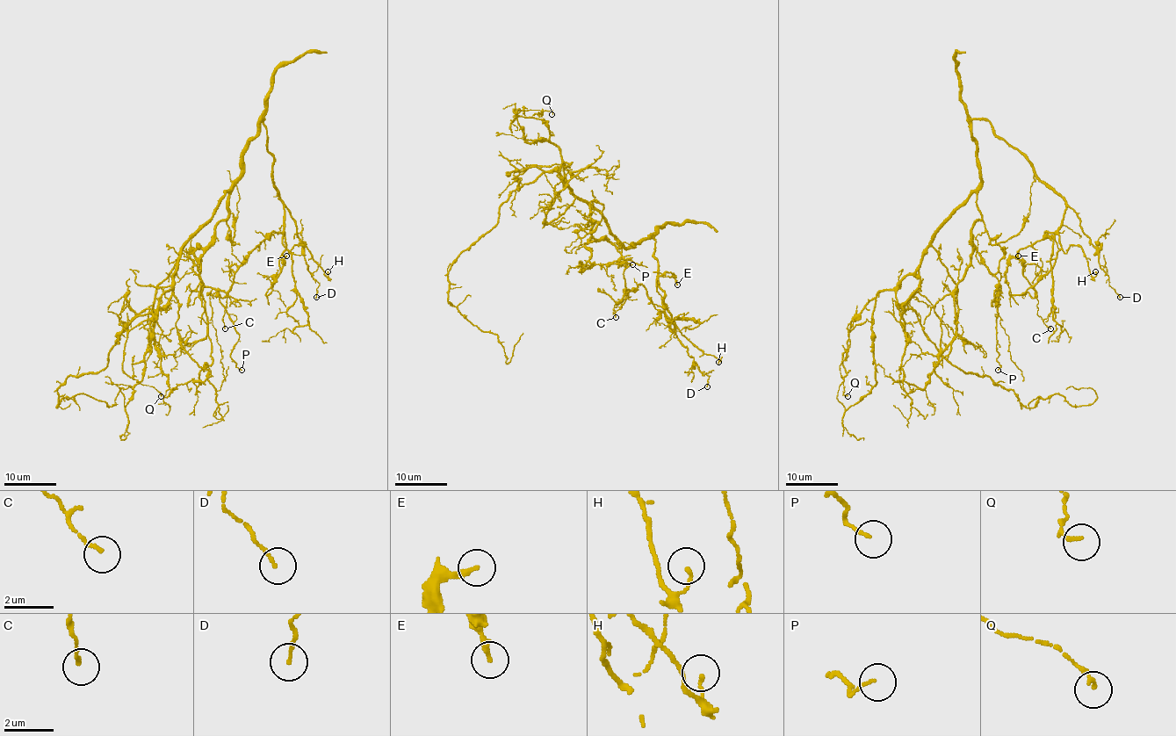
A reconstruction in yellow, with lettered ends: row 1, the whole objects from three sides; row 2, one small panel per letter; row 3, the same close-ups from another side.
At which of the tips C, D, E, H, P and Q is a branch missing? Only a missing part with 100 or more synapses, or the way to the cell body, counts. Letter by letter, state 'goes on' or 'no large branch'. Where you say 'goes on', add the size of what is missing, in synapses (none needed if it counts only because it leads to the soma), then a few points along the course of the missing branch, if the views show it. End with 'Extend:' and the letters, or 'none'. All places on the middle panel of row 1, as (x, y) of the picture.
C: no large branch
D: no large branch
E: no large branch
H: no large branch
P: no large branch
Q: no large branch
Extend: none

